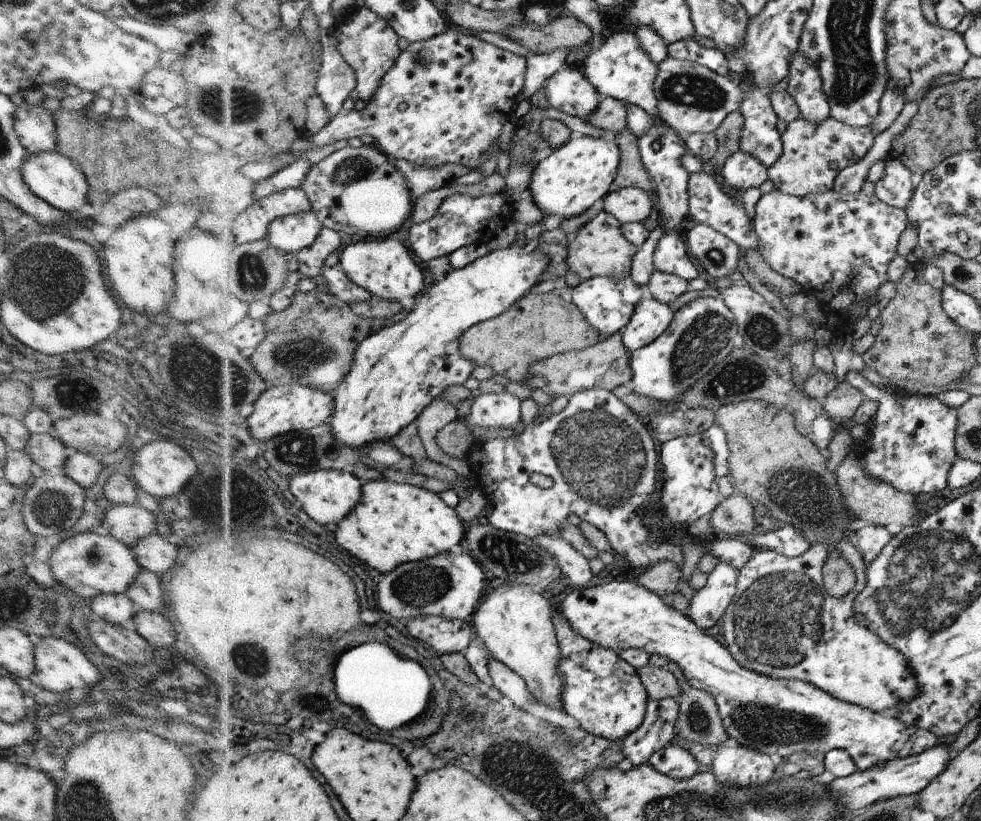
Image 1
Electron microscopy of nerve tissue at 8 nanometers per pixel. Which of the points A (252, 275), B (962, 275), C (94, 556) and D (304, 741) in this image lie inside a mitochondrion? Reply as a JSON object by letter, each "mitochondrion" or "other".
{"A":"mitochondrion","B":"mitochondrion","C":"mitochondrion","D":"other"}

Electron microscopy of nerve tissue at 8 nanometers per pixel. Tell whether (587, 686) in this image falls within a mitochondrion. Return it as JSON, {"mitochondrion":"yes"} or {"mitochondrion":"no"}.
{"mitochondrion":"no"}

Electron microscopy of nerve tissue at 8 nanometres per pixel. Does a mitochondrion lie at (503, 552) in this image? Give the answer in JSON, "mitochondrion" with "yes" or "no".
{"mitochondrion":"yes"}

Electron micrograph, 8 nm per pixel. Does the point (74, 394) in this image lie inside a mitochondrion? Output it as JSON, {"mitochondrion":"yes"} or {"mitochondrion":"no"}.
{"mitochondrion":"yes"}

